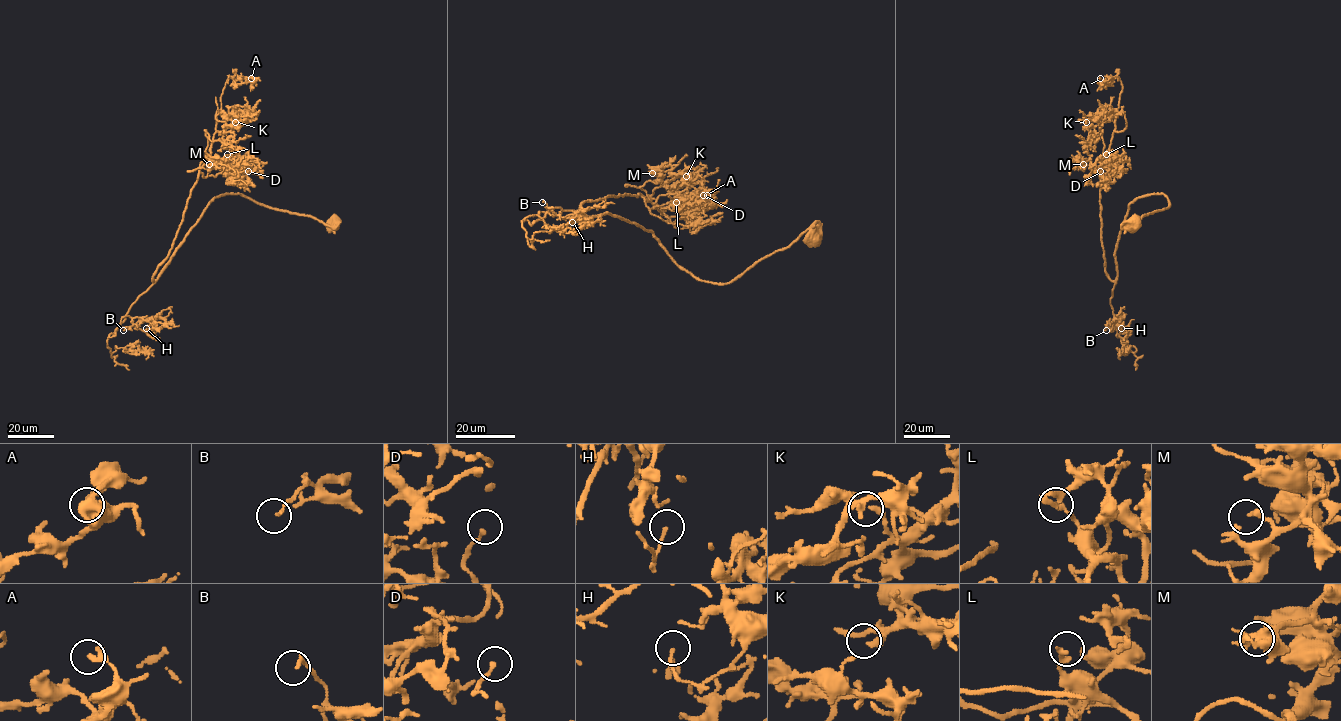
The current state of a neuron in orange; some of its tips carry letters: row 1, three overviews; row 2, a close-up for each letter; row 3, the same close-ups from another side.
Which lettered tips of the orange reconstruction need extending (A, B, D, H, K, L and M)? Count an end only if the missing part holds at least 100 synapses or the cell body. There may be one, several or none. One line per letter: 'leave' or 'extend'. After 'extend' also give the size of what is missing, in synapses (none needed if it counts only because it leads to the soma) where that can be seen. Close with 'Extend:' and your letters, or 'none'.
A: leave
B: leave
D: leave
H: leave
K: leave
L: leave
M: leave
Extend: none

